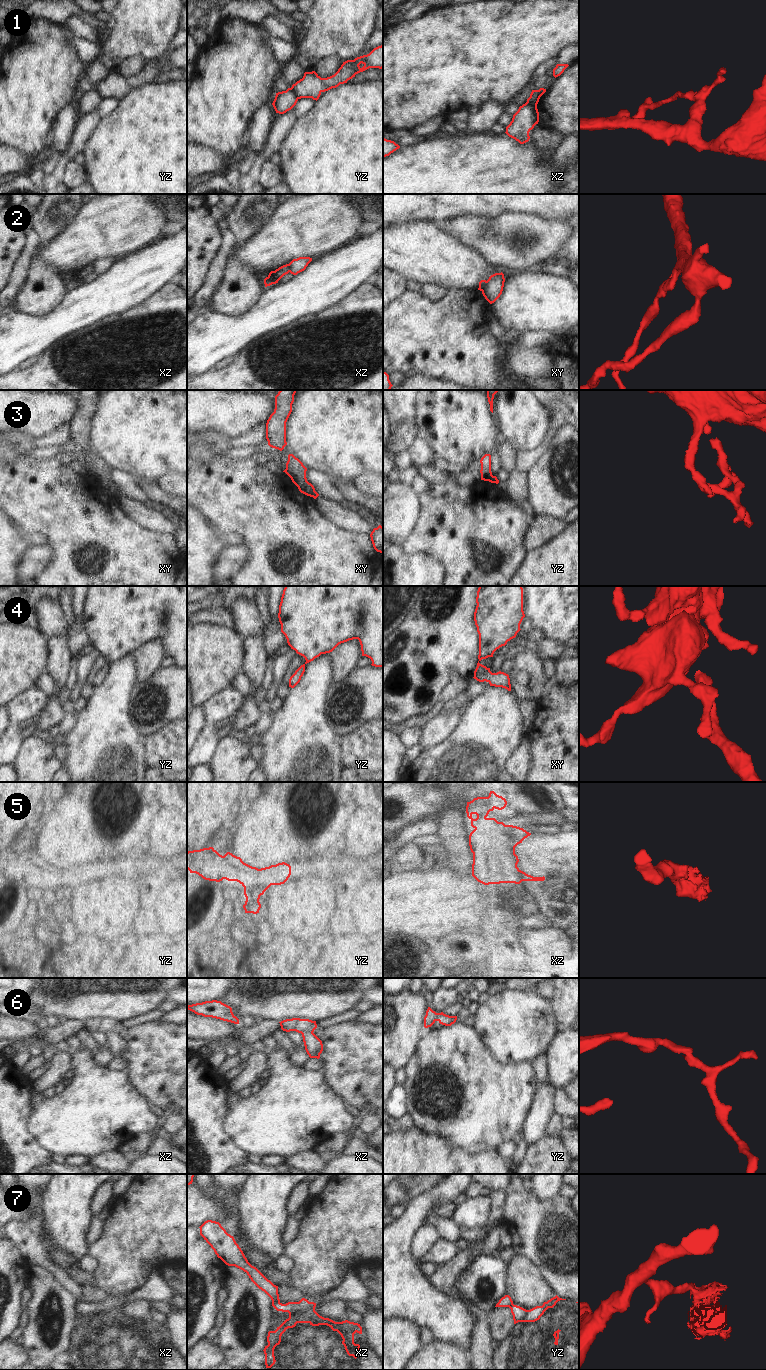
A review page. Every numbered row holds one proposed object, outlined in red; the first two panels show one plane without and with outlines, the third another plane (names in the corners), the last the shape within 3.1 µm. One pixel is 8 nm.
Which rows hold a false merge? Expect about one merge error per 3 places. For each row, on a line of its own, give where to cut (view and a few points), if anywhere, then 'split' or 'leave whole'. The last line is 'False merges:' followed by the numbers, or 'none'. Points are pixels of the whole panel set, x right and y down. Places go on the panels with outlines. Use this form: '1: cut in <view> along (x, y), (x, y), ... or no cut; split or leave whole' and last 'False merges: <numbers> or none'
1: cut in yz along (291, 87), (298, 98); split
2: cut in xy along (486, 281), (481, 290); split
3: cut in xy along (291, 477), (294, 477), (299, 483), (307, 482); split
4: no cut; leave whole
5: no cut; leave whole
6: cut in xz along (312, 1031), (303, 1031), (301, 1033); split
7: cut in xz along (279, 1300), (272, 1303); split
False merges: 1, 2, 3, 6, 7

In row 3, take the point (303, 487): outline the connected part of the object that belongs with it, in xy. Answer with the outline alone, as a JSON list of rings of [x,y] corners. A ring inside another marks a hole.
[[[292,477],[291,480],[298,487],[299,491],[305,495],[307,495],[309,490],[315,491],[314,486],[309,482],[299,484],[295,477]]]

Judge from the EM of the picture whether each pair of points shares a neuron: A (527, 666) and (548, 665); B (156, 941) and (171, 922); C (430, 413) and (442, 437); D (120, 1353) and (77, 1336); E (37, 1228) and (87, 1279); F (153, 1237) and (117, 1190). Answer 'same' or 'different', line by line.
A: different
B: different
C: same
D: same
E: same
F: different

